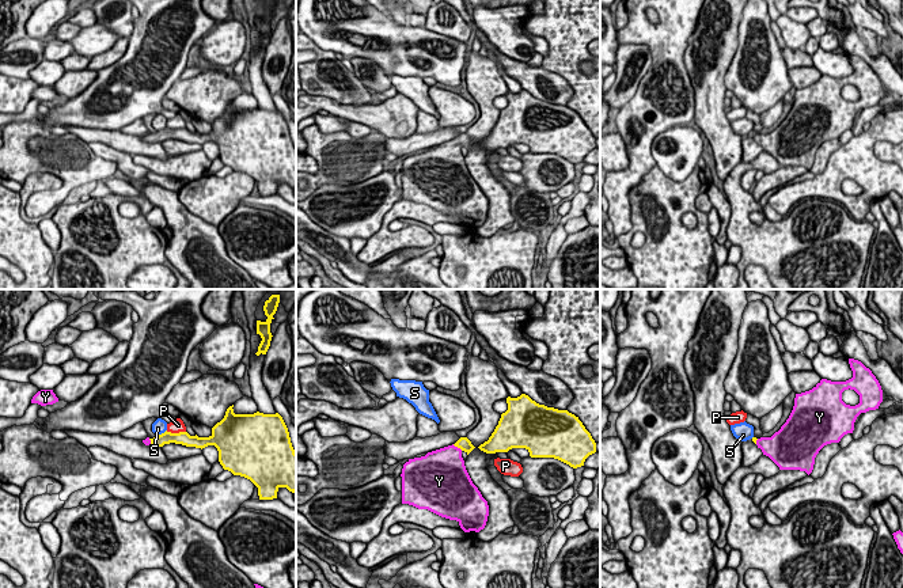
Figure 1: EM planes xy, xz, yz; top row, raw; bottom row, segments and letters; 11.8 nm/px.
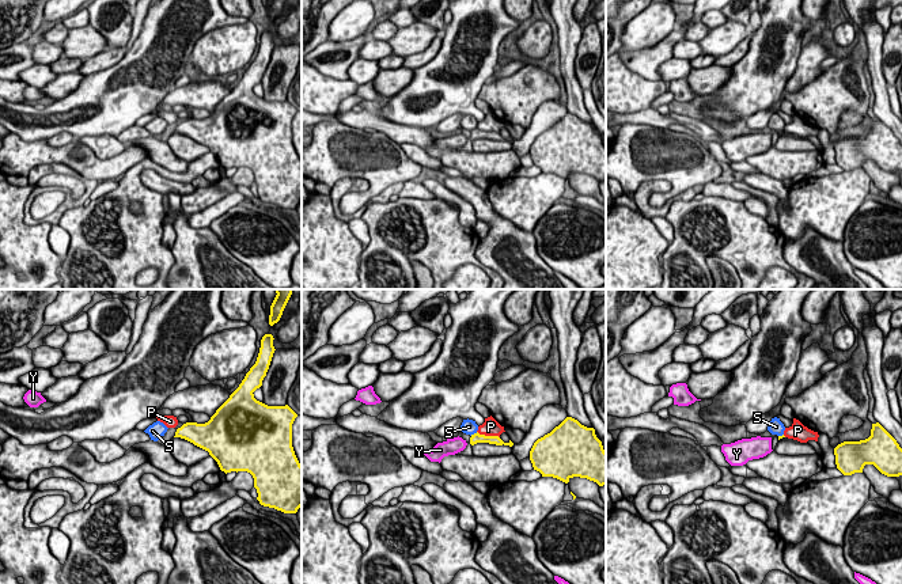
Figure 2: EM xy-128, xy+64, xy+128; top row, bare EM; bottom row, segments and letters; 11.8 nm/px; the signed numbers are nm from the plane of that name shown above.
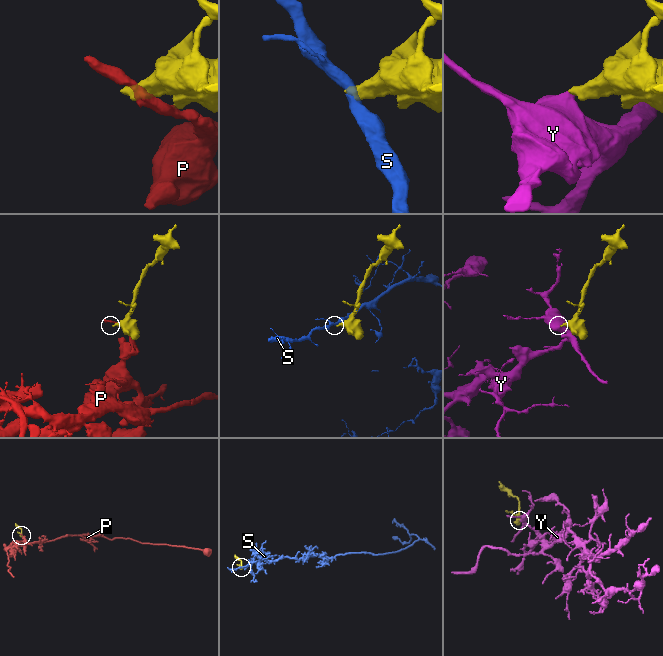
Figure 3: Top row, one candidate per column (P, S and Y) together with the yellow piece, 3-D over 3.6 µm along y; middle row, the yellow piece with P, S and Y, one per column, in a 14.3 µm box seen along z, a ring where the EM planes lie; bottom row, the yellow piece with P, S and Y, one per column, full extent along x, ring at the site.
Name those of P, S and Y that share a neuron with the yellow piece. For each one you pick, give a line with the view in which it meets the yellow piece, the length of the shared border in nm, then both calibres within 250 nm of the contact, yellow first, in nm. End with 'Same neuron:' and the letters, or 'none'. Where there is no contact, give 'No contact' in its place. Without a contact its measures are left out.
Y: Touches yellow in xz. Shared border 140 nm. Thickness 160 nm (yellow) against 400 nm
Same neuron: Y

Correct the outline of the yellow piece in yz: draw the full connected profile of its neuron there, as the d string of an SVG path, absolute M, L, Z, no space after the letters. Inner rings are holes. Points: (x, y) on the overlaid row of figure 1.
M849 359L849 364L851 379L822 379L812 390L796 394L793 410L781 429L771 437L752 437L779 470L800 470L809 475L824 445L853 433L861 413L879 409L883 390L876 376L858 360ZM849 388L860 395L855 406L842 401L842 392Z

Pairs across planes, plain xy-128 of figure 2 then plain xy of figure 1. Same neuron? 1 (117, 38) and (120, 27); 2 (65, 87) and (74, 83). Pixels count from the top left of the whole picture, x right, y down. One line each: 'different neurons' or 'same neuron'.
1: same neuron
2: same neuron

